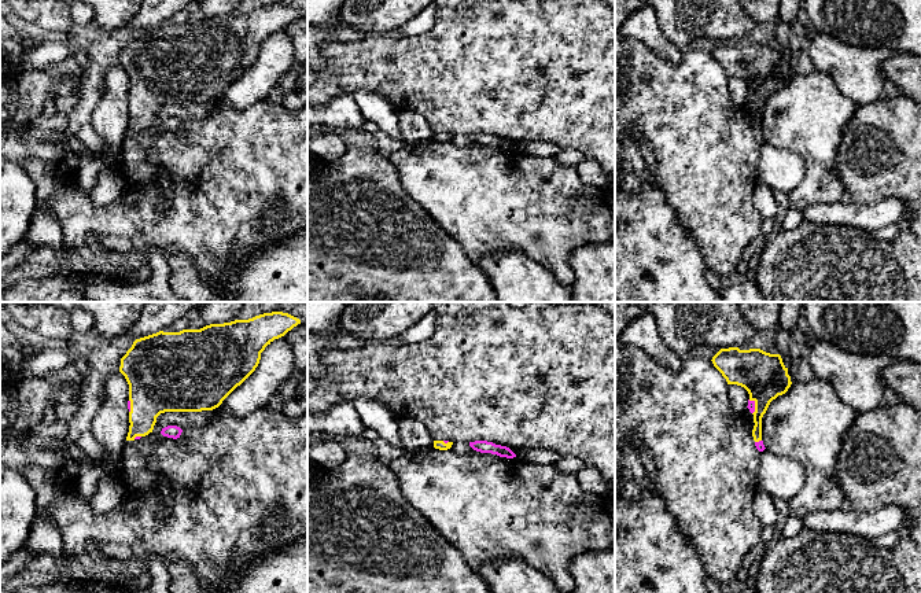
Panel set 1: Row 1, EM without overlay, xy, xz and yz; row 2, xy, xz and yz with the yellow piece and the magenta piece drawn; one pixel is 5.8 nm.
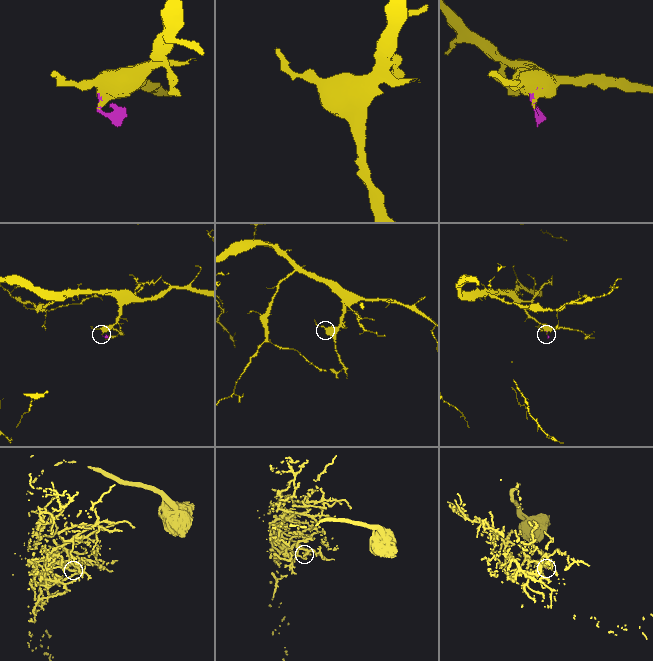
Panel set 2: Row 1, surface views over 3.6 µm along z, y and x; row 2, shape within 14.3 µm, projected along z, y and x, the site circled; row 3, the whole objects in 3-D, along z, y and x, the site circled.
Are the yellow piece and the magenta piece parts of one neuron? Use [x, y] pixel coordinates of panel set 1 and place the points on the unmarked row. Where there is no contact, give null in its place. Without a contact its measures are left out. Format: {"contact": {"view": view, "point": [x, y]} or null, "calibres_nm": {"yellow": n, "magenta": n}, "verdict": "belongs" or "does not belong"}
{"contact": {"view": "yz", "point": [755, 98]}, "calibres_nm": {"yellow": 260, "magenta": 50}, "verdict": "belongs"}

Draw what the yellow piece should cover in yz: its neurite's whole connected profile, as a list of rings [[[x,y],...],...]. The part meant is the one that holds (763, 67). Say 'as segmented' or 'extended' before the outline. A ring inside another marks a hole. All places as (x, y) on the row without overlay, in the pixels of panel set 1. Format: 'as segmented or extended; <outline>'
extended; [[[729,40],[721,41],[711,54],[727,77],[737,77],[748,84],[747,100],[755,115],[752,129],[756,141],[763,144],[766,140],[762,133],[762,110],[770,95],[785,86],[792,77],[781,48],[760,41]]]

